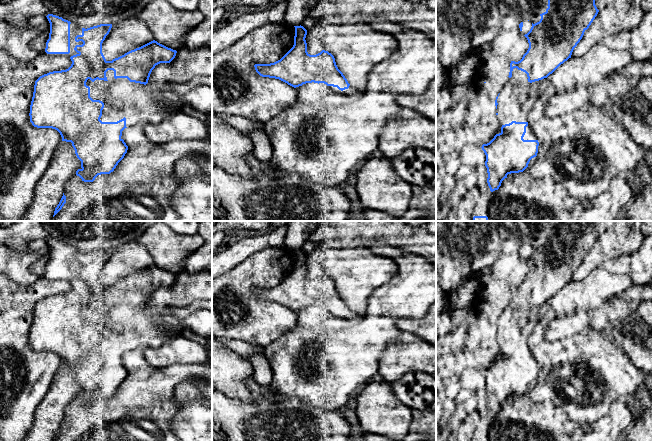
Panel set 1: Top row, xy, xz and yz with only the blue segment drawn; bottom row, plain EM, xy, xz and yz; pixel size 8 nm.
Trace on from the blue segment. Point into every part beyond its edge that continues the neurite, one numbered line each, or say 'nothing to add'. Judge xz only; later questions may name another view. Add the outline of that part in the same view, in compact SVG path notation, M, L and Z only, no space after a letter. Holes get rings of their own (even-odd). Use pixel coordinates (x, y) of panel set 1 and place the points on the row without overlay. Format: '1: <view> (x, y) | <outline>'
1: xz (351, 315) | M350 309L348 313L345 313L343 315L339 314L337 311L333 311L333 310L328 310L332 315L334 315L335 317L338 318L342 318L345 319L347 321L352 321L352 320L356 320L358 318L360 318L361 316L356 313L354 310Z

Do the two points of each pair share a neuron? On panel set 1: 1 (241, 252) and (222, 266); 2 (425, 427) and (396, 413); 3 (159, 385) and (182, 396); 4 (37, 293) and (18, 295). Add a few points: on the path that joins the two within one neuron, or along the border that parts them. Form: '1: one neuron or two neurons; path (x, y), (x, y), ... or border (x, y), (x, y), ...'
1: one neuron; path (236, 253), (227, 261)
2: two neurons; border (412, 409), (412, 419), (408, 430)
3: two neurons; border (195, 380), (176, 385), (178, 409), (173, 416)
4: one neuron; path (32, 294), (23, 295)

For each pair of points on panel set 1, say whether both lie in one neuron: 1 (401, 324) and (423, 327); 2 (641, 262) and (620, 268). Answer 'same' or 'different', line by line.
1: same
2: same

